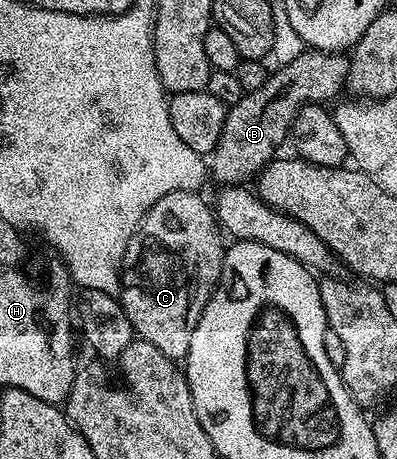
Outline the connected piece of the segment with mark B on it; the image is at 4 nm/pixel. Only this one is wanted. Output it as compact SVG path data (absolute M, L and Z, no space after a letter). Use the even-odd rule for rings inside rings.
M304 50L293 62L278 65L265 86L244 92L240 101L227 109L221 138L209 154L209 176L219 186L243 186L254 181L269 161L276 159L283 139L288 139L295 117L312 102L327 102L346 83L350 59L342 52Z

